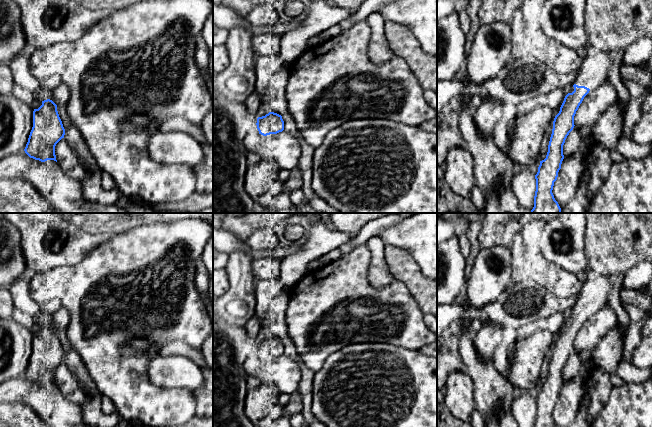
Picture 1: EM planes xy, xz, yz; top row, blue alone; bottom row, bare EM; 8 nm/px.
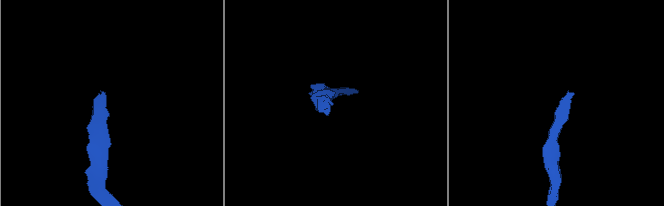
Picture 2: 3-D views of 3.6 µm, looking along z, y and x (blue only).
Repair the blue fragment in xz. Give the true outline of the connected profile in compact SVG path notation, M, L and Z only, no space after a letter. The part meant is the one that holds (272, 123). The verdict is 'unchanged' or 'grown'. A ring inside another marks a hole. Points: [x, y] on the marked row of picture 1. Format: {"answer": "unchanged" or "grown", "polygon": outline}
{"answer": "unchanged", "polygon": "M269 112L265 116L258 117L256 125L259 134L263 136L277 134L284 130L282 116L274 112Z"}

